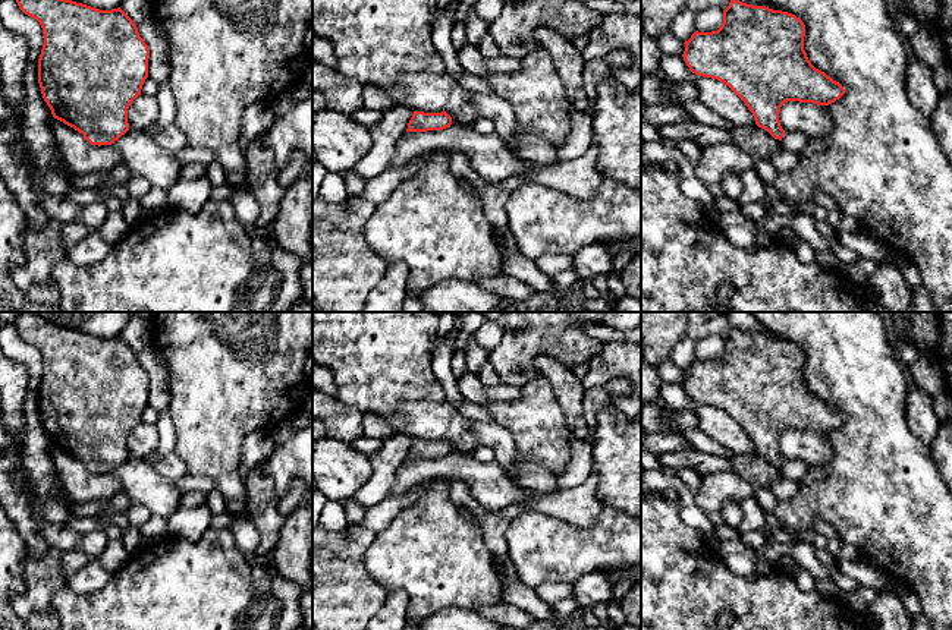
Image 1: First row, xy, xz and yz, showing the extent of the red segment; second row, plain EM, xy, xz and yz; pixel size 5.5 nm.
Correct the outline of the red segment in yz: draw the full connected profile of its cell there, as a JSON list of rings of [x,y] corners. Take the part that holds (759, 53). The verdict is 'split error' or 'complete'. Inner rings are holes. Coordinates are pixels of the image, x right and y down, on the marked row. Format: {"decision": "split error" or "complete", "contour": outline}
{"decision": "complete", "contour": [[[731,0],[717,31],[695,31],[682,54],[689,70],[728,85],[753,113],[755,125],[782,141],[779,111],[788,101],[829,105],[839,100],[843,86],[816,69],[804,50],[805,25],[792,13]]]}

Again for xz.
{"decision": "complete", "contour": [[[414,111],[406,132],[443,130],[452,125],[452,117],[446,113]]]}

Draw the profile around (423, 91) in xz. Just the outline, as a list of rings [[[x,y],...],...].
[[[409,72],[398,79],[398,88],[403,95],[403,105],[414,111],[446,111],[453,125],[471,127],[481,117],[468,97],[469,91],[446,72]]]

